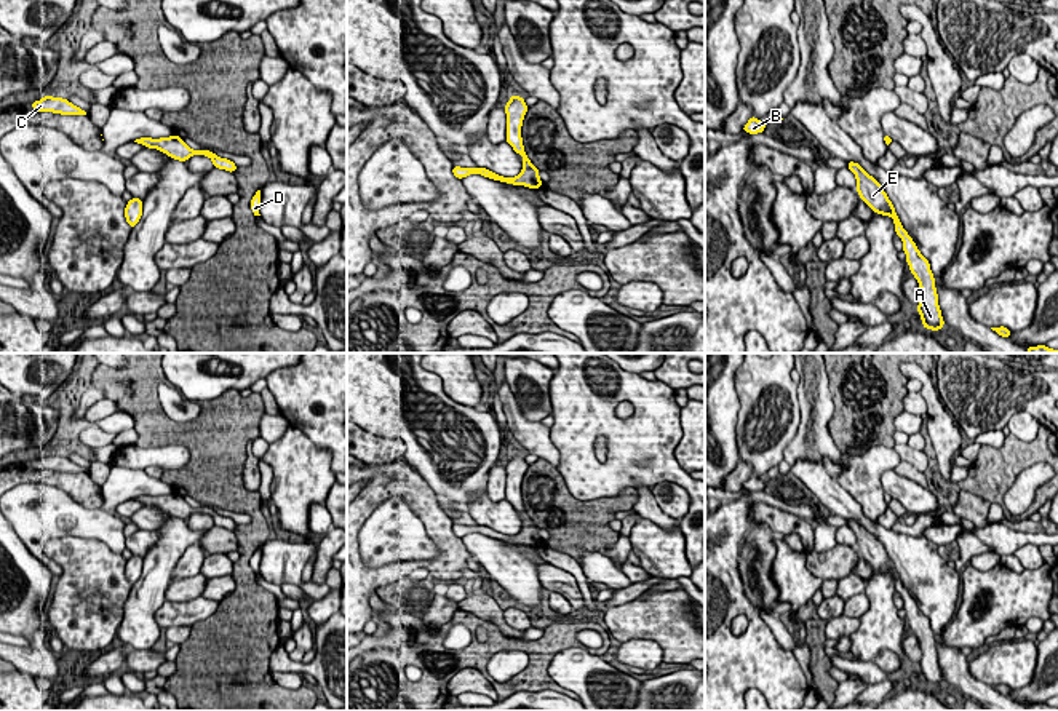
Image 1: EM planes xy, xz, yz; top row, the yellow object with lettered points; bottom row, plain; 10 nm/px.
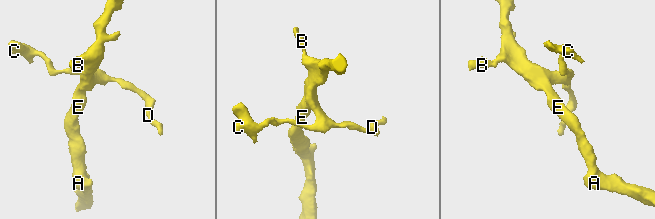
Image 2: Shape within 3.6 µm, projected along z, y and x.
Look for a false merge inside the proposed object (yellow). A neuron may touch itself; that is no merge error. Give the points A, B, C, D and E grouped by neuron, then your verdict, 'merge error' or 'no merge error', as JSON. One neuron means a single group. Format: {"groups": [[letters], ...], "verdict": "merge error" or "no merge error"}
{"groups": [["A", "B", "C", "D", "E"]], "verdict": "no merge error"}

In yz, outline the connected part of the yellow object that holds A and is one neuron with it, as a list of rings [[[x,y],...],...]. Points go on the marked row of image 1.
[[[847,161],[847,168],[857,177],[858,197],[877,214],[890,216],[895,224],[895,233],[903,240],[903,251],[906,254],[906,264],[913,276],[917,280],[921,288],[921,304],[916,310],[921,313],[921,320],[925,329],[938,331],[945,328],[941,310],[938,305],[938,294],[935,288],[935,278],[930,270],[930,262],[921,254],[913,238],[903,228],[895,208],[882,185],[869,176],[858,163]]]

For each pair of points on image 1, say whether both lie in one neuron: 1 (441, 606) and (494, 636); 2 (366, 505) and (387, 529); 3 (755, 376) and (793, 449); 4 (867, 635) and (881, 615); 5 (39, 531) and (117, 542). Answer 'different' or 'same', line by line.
1: different
2: different
3: different
4: same
5: same

